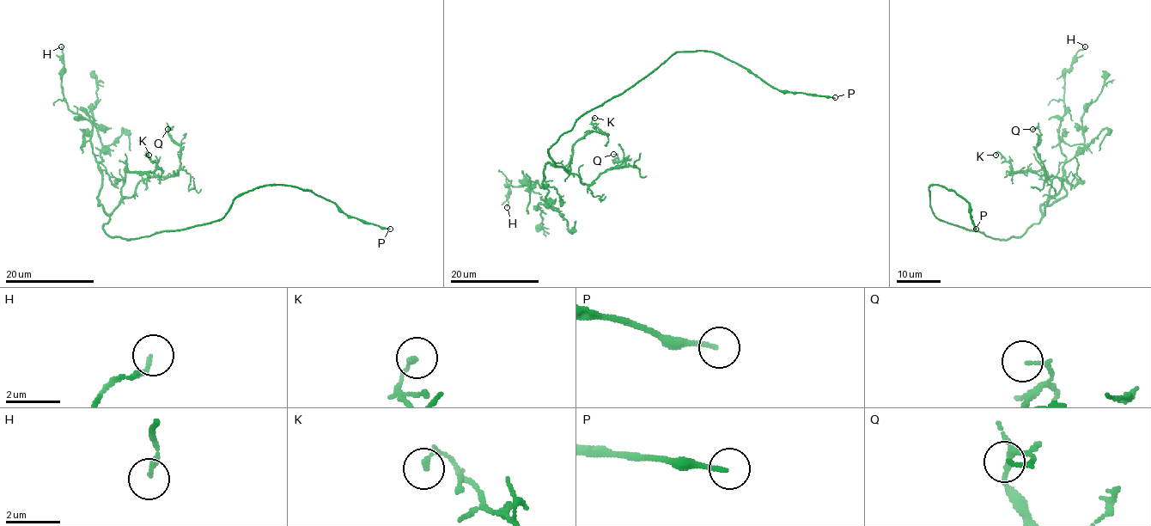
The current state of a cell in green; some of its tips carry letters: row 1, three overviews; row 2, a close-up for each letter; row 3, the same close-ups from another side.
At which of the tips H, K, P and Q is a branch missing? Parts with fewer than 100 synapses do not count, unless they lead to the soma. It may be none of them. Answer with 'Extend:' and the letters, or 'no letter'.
Extend: P

